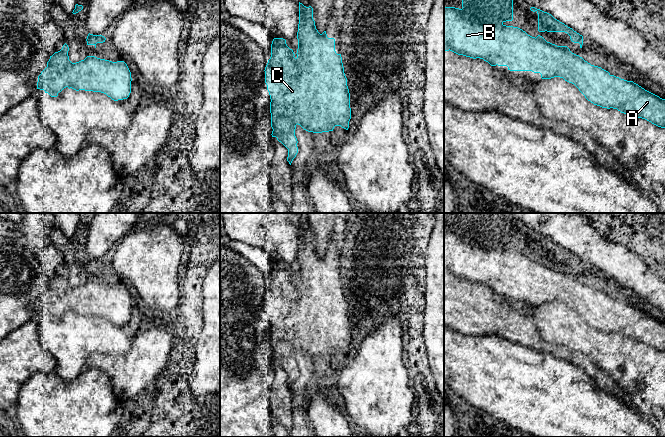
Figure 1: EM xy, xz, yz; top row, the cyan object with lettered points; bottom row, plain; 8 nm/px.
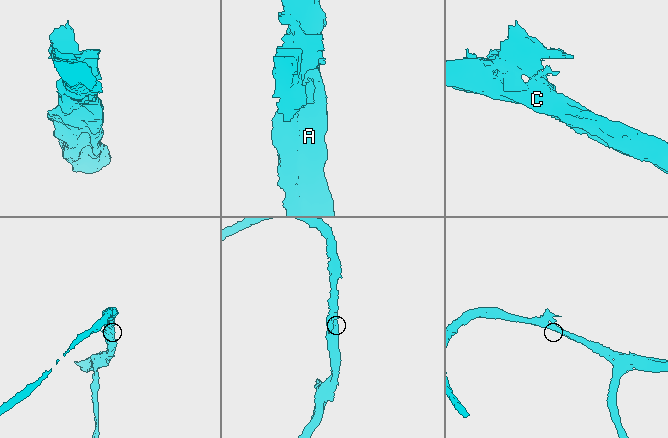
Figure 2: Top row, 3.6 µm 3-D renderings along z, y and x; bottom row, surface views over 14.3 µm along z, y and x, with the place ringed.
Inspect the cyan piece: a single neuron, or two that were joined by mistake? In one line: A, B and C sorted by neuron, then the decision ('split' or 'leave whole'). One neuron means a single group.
A B C | leave whole

